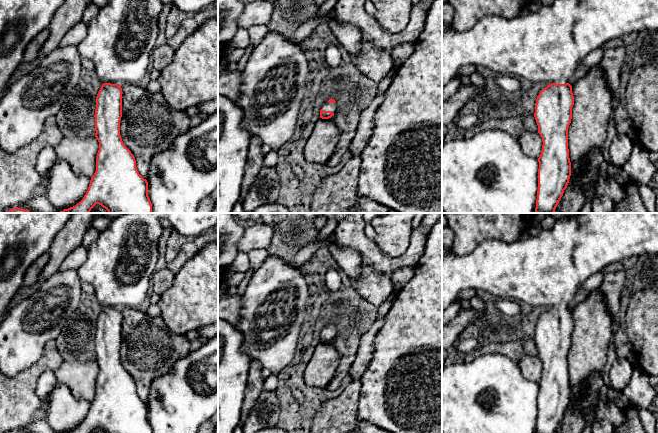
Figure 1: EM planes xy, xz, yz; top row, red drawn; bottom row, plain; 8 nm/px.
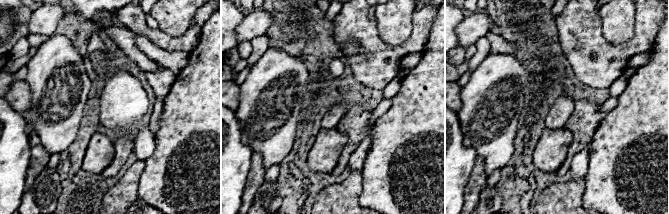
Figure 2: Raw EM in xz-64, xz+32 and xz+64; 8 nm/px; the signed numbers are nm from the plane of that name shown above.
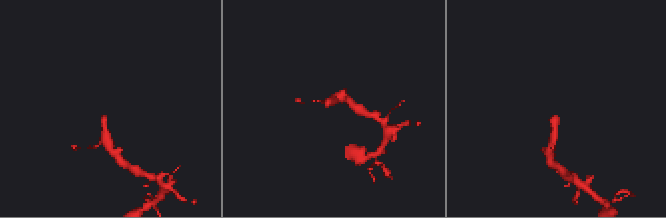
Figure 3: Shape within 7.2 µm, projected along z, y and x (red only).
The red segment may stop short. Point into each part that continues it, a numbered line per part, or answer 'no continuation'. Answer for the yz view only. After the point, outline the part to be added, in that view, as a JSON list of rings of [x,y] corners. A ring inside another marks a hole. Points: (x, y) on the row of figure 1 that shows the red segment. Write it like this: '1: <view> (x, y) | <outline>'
1: yz (547, 46) | [[[554,0],[536,12],[512,19],[485,16],[468,31],[453,28],[442,31],[442,89],[467,65],[483,66],[495,74],[524,78],[532,83],[566,84],[591,51],[614,38],[644,30],[658,30],[658,0]]]

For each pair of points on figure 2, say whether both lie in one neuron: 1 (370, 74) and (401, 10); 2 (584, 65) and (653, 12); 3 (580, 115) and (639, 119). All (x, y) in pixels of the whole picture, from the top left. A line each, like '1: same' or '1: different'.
1: different
2: same
3: different

